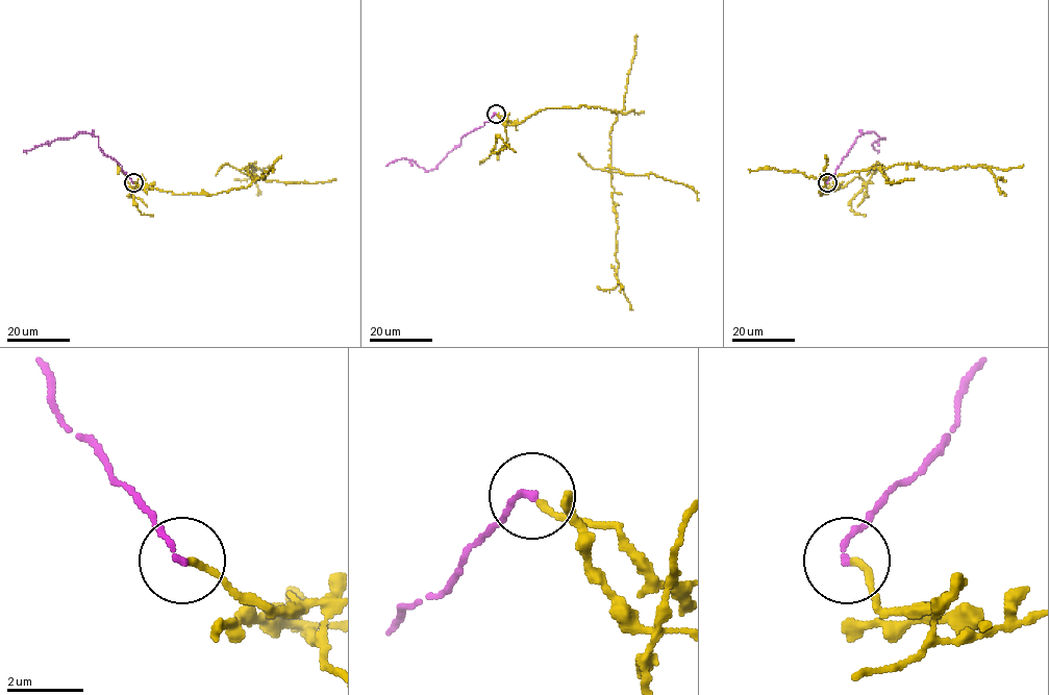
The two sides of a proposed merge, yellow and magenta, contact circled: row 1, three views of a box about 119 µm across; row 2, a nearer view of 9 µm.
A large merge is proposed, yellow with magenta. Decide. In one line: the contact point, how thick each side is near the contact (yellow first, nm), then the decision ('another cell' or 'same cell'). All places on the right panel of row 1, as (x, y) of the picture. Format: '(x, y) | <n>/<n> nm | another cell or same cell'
(827, 182) | 160/140 nm | another cell

